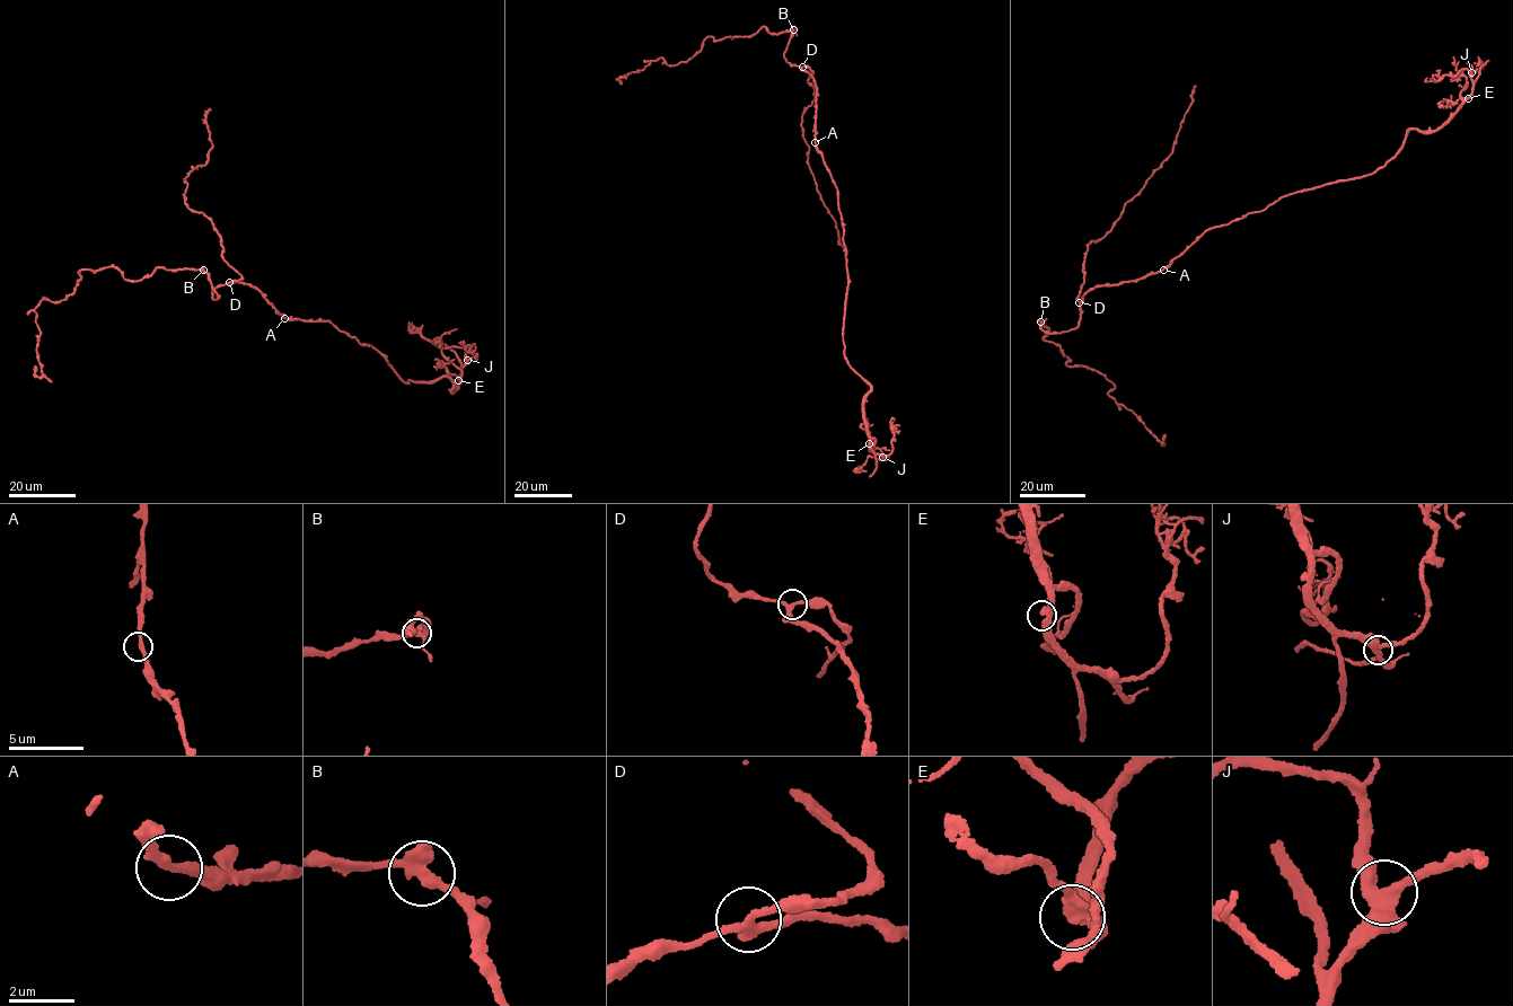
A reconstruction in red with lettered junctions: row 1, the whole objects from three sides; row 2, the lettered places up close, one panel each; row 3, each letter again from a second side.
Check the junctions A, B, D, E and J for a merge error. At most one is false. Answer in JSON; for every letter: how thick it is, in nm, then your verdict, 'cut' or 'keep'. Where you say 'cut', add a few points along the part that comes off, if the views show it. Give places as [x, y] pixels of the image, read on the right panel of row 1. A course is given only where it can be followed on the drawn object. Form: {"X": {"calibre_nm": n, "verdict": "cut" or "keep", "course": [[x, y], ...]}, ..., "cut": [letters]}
{"A": {"calibre_nm": 240, "verdict": "keep"}, "B": {"calibre_nm": 440, "verdict": "keep"}, "D": {"calibre_nm": 220, "verdict": "keep"}, "E": {"calibre_nm": 320, "verdict": "keep"}, "J": {"calibre_nm": 360, "verdict": "keep"}, "cut": []}

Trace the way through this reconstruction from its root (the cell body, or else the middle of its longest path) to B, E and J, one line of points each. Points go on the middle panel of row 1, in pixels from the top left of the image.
B: (816, 142), (815, 80), (783, 56), (793, 29)
E: (816, 142), (837, 192), (847, 281), (844, 352), (849, 365), (870, 386), (863, 408), (869, 443)
J: (816, 142), (836, 187), (842, 217), (847, 281), (845, 359), (870, 386), (863, 408), (870, 447), (882, 457)

